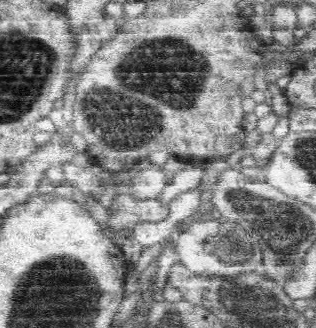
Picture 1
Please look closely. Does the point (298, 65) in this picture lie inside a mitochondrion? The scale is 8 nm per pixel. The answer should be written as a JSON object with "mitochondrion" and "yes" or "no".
{"mitochondrion":"no"}

